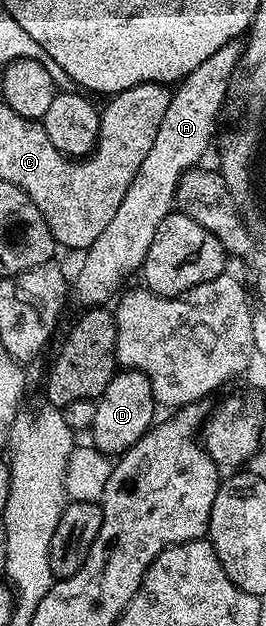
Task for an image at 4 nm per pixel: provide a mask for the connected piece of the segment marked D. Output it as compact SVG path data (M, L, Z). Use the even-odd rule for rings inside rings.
M134 368L118 371L111 378L107 390L103 390L103 394L97 397L96 401L97 409L91 429L91 435L93 435L91 444L104 456L110 458L121 456L128 448L135 446L135 442L139 442L139 438L143 438L143 434L148 432L155 423L155 417L153 417L155 401L151 382L147 374L136 372Z

